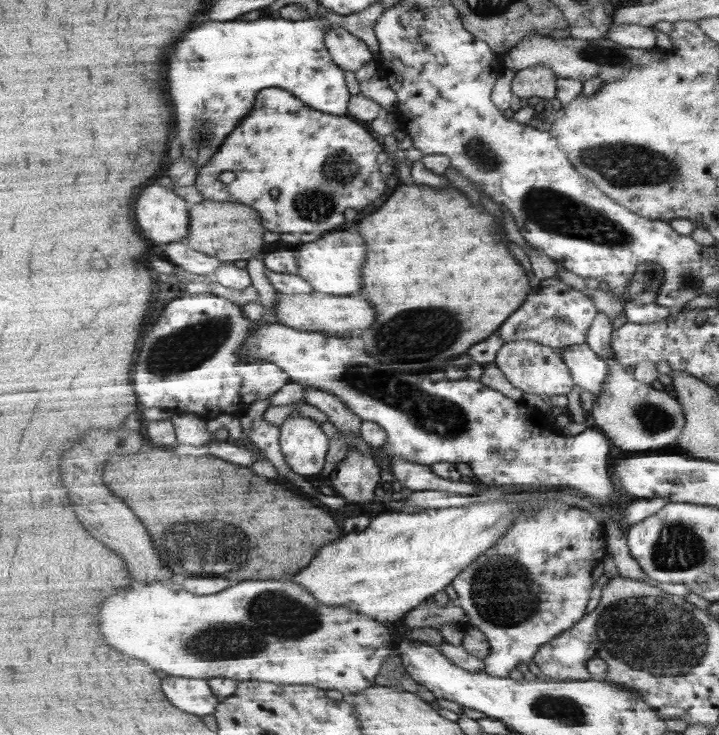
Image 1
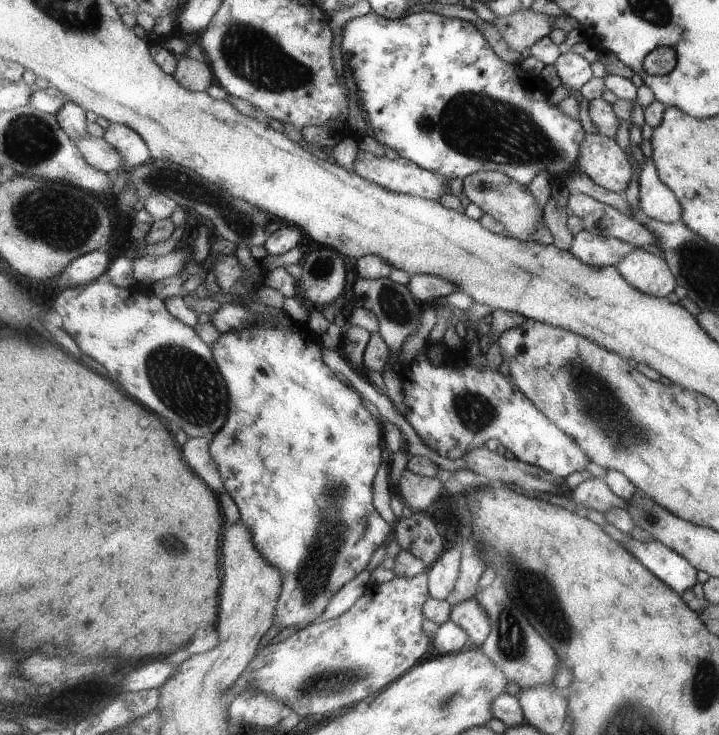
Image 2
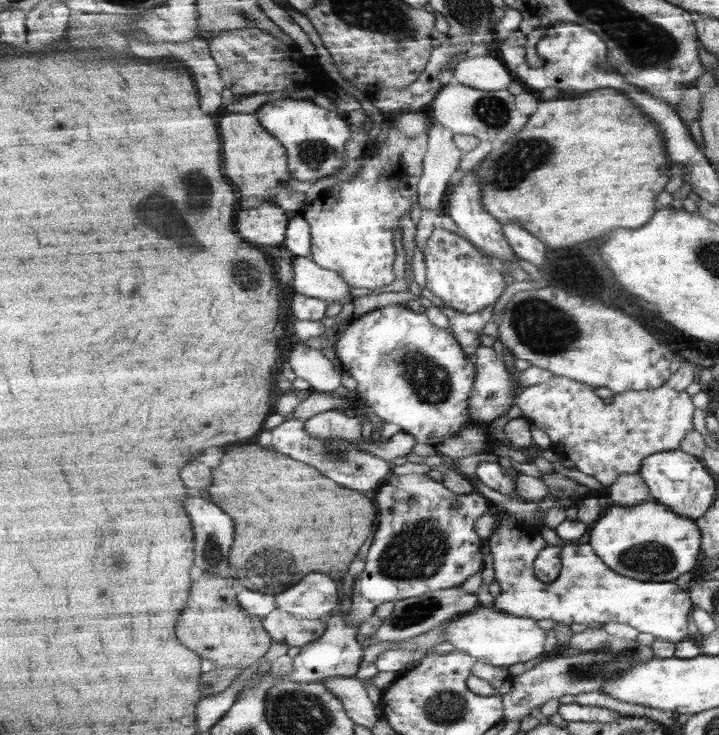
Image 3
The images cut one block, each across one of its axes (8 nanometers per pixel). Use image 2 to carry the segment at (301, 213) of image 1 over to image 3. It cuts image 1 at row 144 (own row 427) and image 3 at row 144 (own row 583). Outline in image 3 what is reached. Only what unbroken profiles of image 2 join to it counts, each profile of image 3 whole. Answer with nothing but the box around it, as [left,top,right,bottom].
[256,96,353,183]

